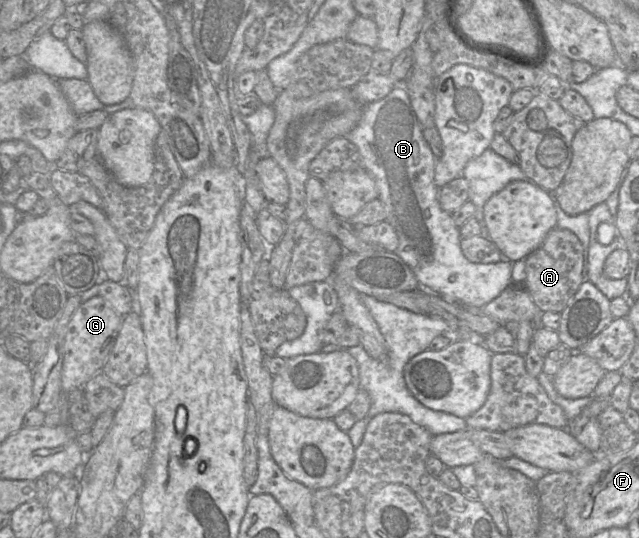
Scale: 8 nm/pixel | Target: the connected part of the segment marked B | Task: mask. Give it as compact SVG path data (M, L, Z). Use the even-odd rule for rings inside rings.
M395 87L383 99L363 105L360 121L345 137L358 147L363 169L375 180L378 198L387 211L386 221L393 226L398 235L399 244L395 254L410 267L419 286L441 296L449 303L480 308L512 284L513 262L502 259L497 263L478 264L468 261L463 255L459 228L454 223L452 213L444 211L439 203L440 188L434 180L438 159L423 136L422 126L406 90Z

